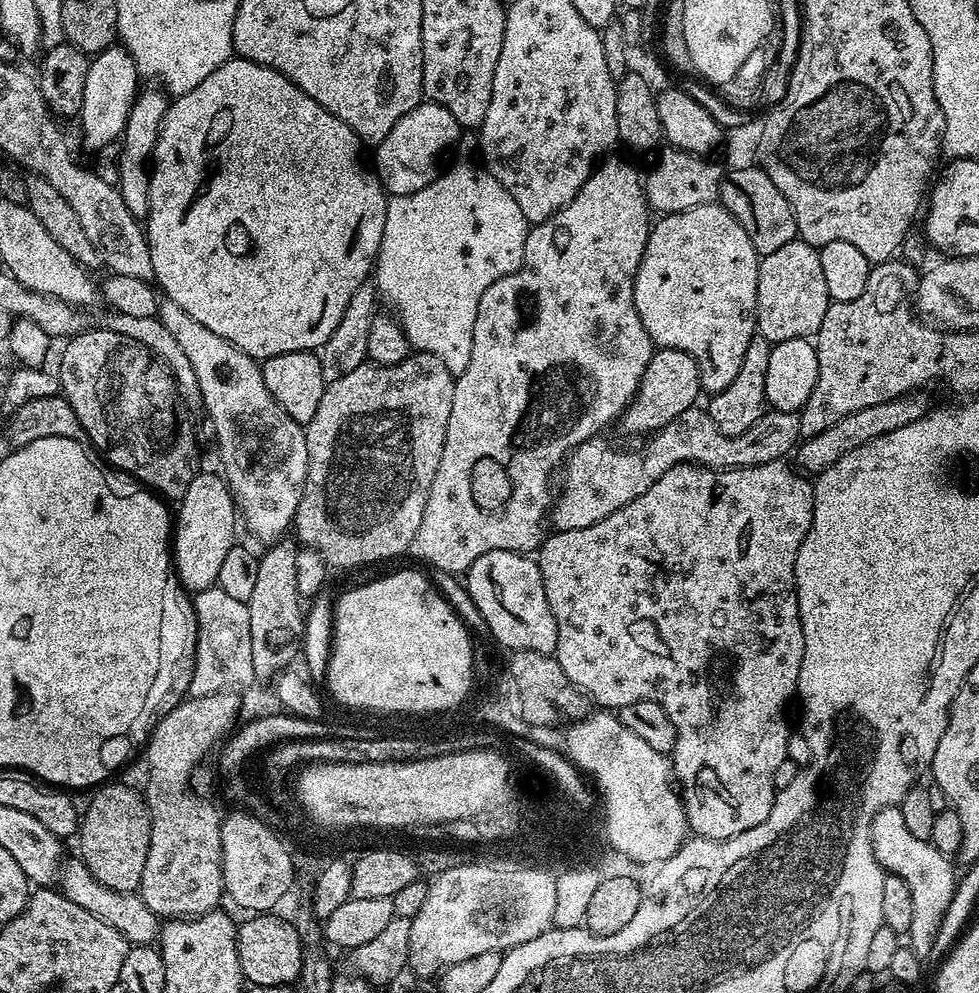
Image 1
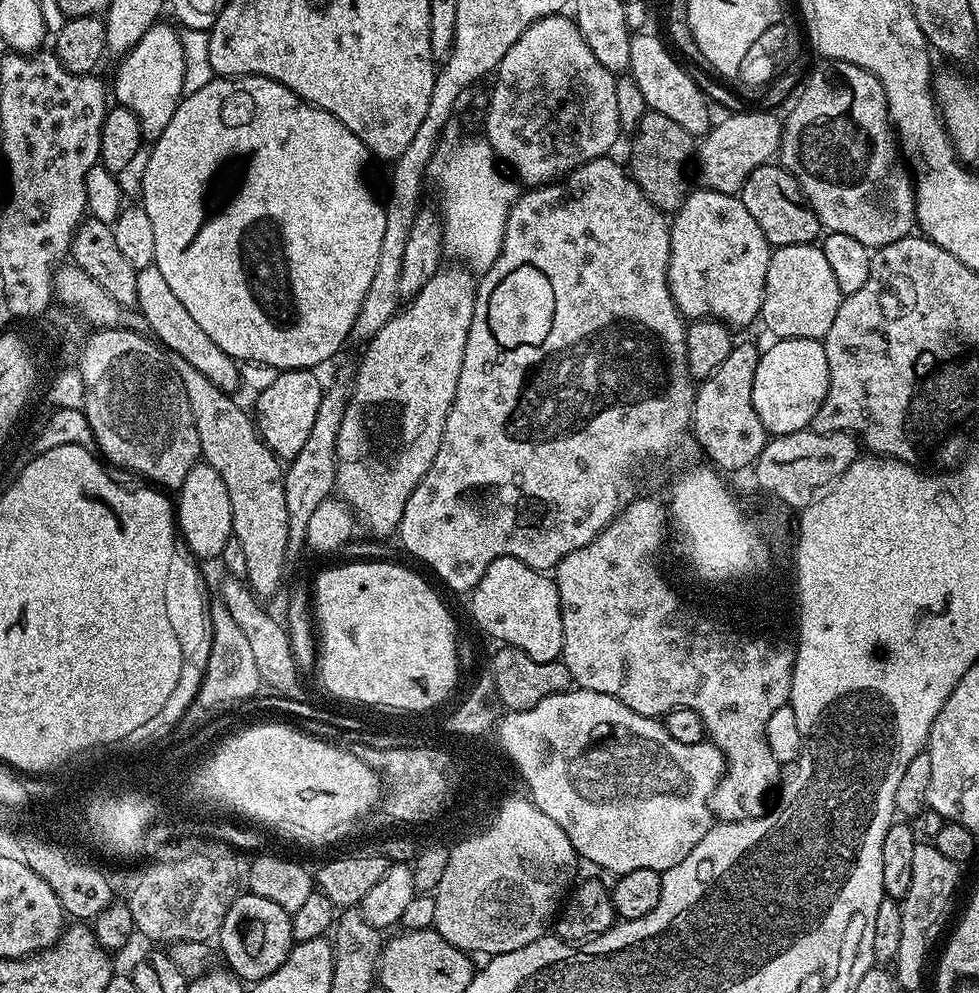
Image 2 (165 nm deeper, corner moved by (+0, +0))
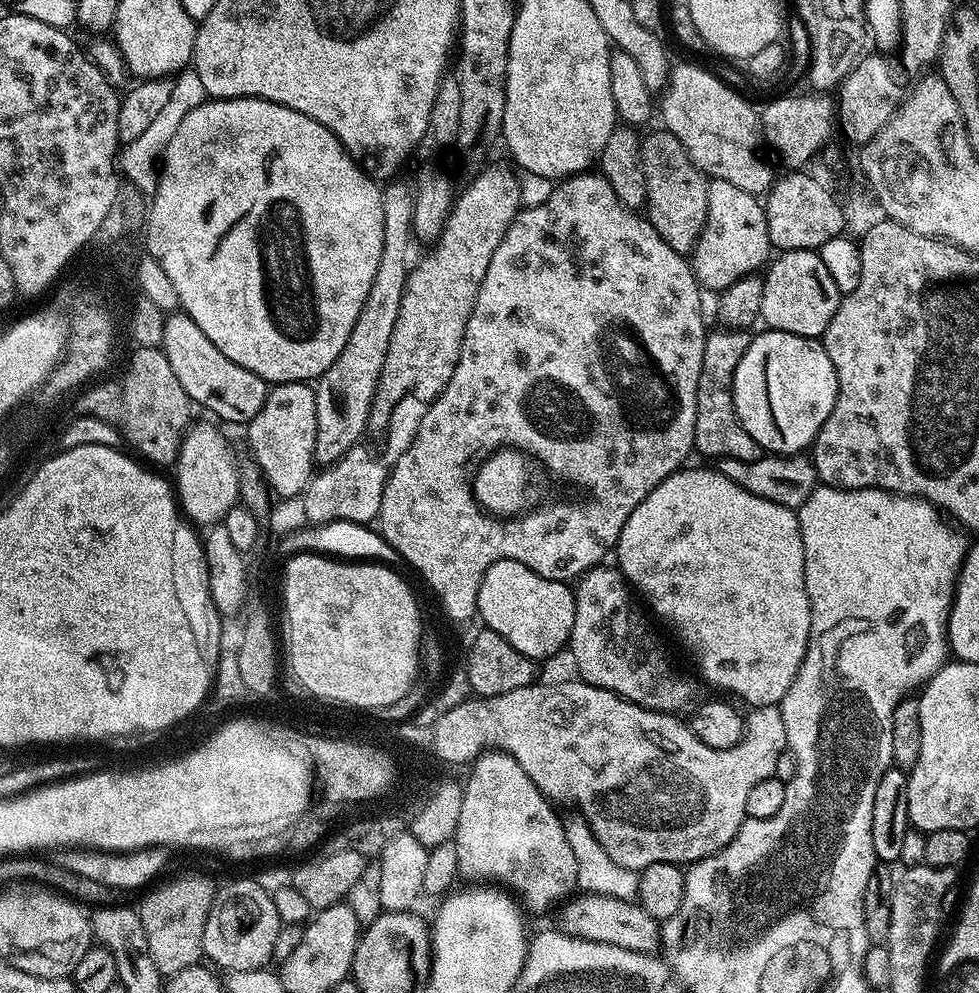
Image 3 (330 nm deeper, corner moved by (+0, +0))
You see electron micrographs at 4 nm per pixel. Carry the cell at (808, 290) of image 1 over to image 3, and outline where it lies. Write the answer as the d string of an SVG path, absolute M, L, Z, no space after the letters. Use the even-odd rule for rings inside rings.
M803 248L793 252L780 252L777 257L777 260L775 257L767 265L762 276L764 289L762 290L760 320L763 323L768 323L765 325L774 332L798 334L799 336L811 336L813 338L823 337L826 326L830 326L830 318L834 318L834 310L838 310L842 294L838 290L838 286L834 286L834 278L830 278L830 273L826 270L819 251Z

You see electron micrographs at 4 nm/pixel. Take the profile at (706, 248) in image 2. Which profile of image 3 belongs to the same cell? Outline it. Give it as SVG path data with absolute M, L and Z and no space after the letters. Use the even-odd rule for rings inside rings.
M709 179L708 225L690 253L696 279L705 289L726 289L744 276L759 273L769 263L768 252L770 245L763 203L746 190L738 190L731 182Z

